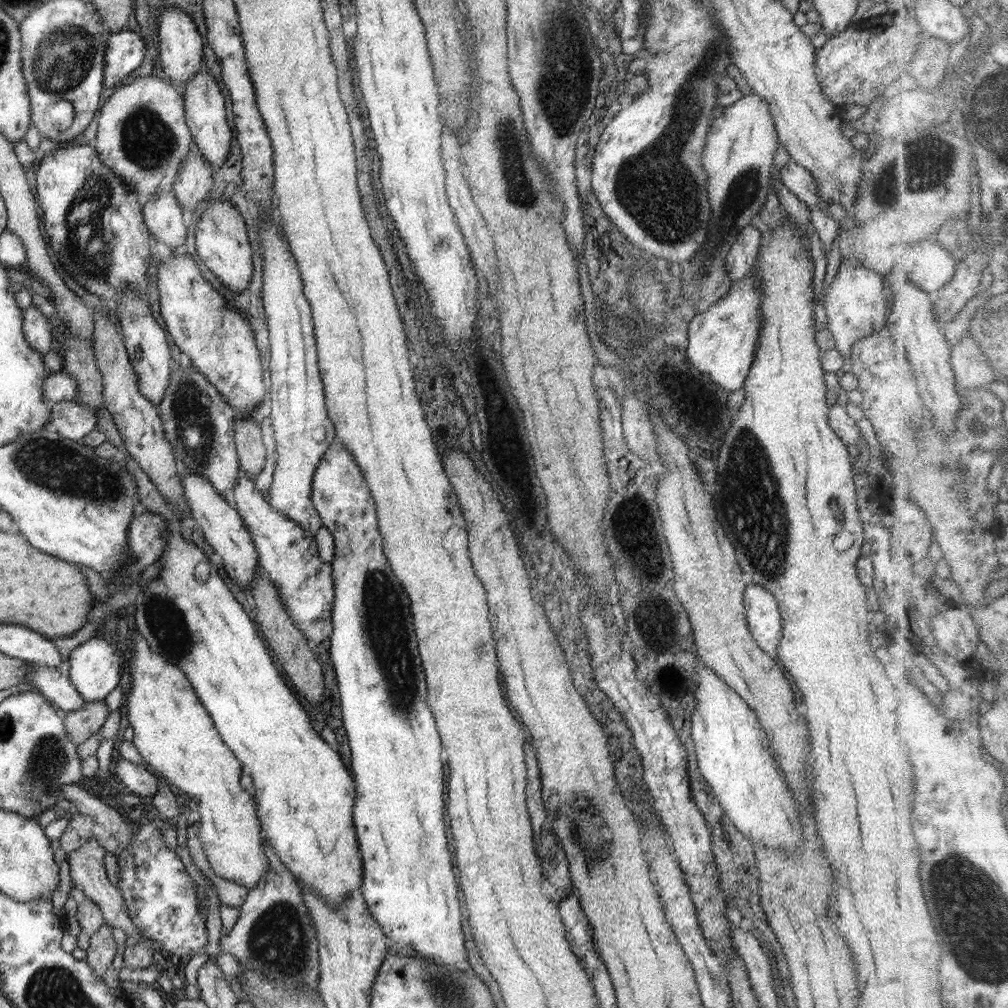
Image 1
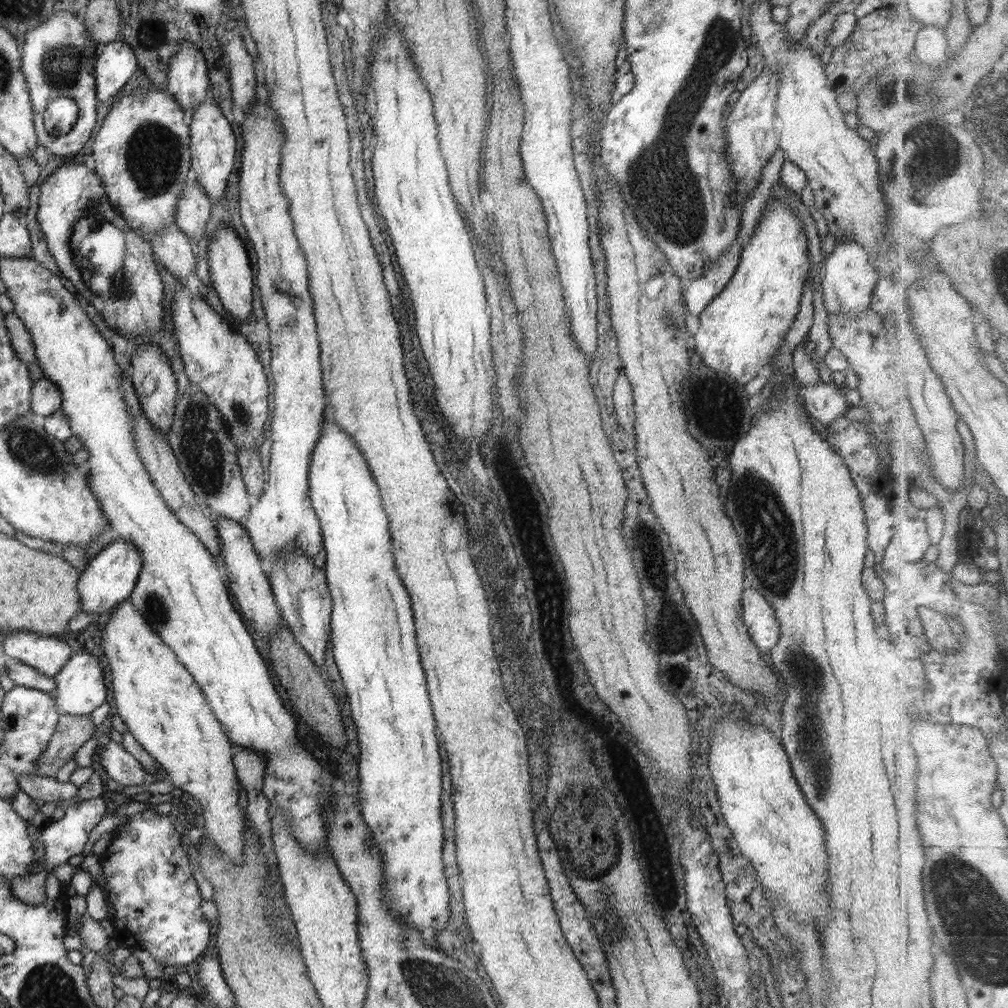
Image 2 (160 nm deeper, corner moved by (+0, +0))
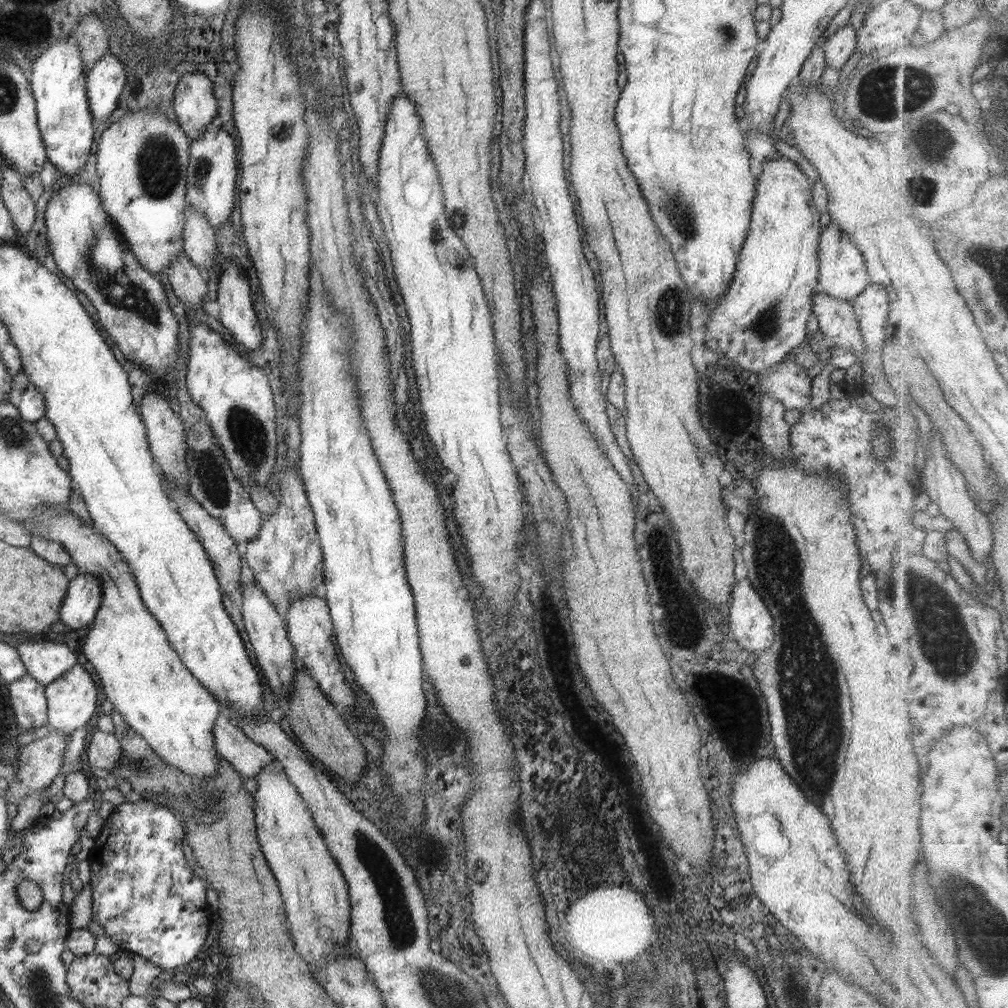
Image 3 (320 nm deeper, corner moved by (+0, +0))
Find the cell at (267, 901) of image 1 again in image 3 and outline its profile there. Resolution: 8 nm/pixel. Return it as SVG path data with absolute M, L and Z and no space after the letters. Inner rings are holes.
M219 714L213 726L217 754L225 758L240 776L256 777L275 758L259 744L252 742L243 730L227 716Z

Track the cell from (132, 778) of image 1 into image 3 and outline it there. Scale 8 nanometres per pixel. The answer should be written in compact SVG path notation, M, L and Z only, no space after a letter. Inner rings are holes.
M94 727L93 730L86 750L88 764L90 767L112 772L112 768L116 768L115 764L121 757L120 743L112 733L102 731L98 727Z

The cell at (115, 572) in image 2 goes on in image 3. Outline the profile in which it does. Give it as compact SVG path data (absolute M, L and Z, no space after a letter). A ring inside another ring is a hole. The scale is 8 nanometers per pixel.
M72 573L72 582L60 610L60 622L70 630L90 624L102 602L102 581L90 575Z

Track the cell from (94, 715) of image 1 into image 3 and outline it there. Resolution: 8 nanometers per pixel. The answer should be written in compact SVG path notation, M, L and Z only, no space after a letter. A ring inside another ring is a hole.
M50 728L49 733L40 739L32 741L29 745L24 745L19 755L18 764L18 776L16 776L16 782L11 784L8 790L5 790L3 798L12 807L17 806L22 799L36 795L42 790L48 789L58 773L62 770L63 754L67 745L66 739L64 739L65 732Z

